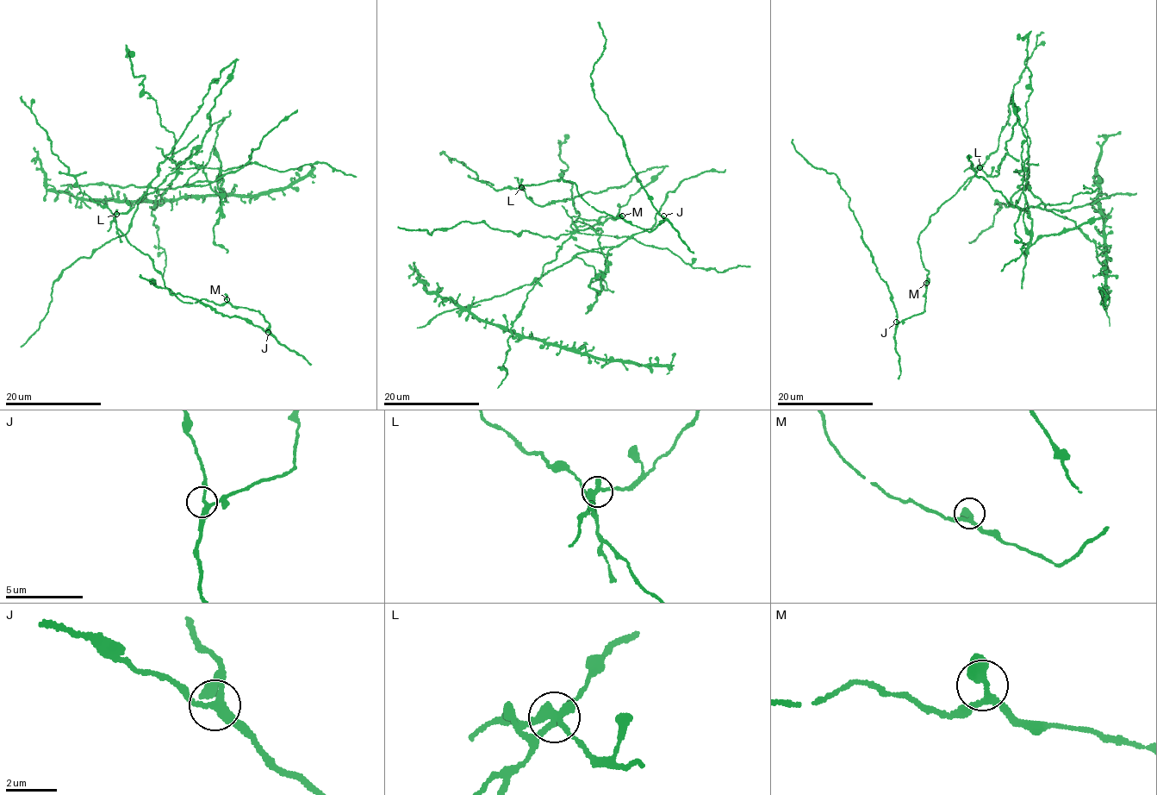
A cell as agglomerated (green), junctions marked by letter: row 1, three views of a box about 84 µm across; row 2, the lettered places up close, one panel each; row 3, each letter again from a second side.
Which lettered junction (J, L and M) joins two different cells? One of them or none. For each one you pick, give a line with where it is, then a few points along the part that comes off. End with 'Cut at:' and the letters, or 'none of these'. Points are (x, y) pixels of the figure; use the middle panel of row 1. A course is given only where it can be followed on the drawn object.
L: (521, 187) | (521, 187), (544, 206), (662, 169), (616, 220), (556, 239), (481, 222), (431, 234), (397, 227)
Cut at: L

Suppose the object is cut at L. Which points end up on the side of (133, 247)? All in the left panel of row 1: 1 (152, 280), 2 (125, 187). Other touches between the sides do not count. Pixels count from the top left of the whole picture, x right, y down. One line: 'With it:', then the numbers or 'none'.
With it: 1

